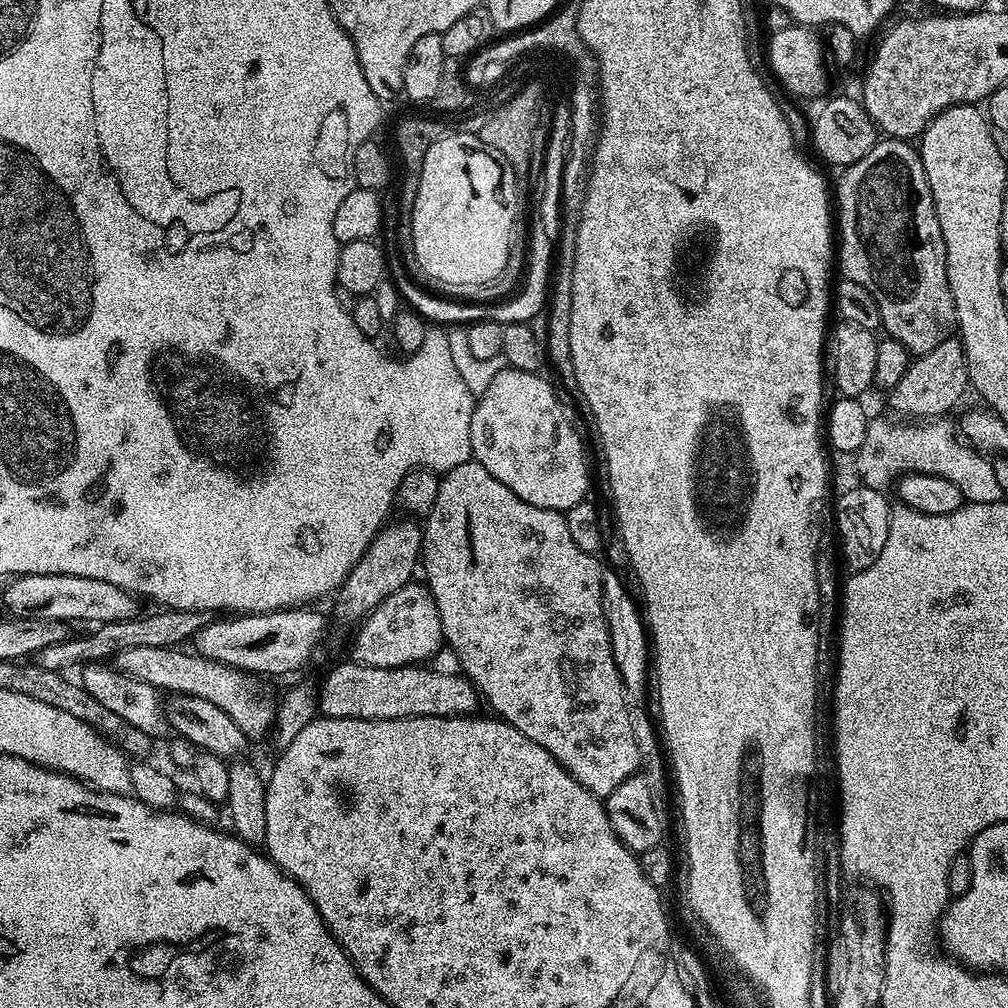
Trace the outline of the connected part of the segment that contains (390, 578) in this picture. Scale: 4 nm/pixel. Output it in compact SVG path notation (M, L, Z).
M403 518L385 523L376 533L362 558L337 589L334 612L342 622L359 623L395 590L411 583L422 552L422 528L415 519Z

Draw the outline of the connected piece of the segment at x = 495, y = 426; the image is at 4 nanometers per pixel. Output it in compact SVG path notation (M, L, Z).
M507 366L501 367L501 372L493 378L488 384L488 389L484 393L479 393L478 399L475 401L472 417L466 426L466 444L472 447L471 455L477 464L486 466L486 470L490 470L490 474L494 474L494 478L498 478L498 482L502 482L502 486L506 486L510 490L514 490L514 494L518 494L518 498L522 498L522 502L530 502L530 506L538 506L539 508L549 508L555 512L565 513L570 506L581 504L589 495L588 493L588 460L584 457L584 444L580 441L580 436L576 433L574 425L568 421L568 416L564 413L564 408L560 405L560 400L556 397L556 392L552 389L552 384L548 380L543 380L543 375L534 372L523 372L517 368Z

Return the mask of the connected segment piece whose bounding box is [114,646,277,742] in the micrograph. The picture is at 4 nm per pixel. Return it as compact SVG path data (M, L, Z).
M134 646L130 650L122 650L114 657L114 667L130 678L149 683L161 693L181 692L181 697L184 698L192 697L212 702L234 720L235 725L249 741L255 742L259 736L269 735L277 705L260 689L261 681L255 675L202 658L191 651L182 651L186 650L179 647Z

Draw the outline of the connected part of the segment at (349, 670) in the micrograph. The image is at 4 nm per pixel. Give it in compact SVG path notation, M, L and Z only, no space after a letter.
M347 662L348 664L340 664L337 668L332 668L328 672L328 677L324 681L319 681L318 697L319 711L324 716L336 716L338 718L354 718L357 722L361 720L397 720L398 718L410 718L411 716L466 716L477 711L476 700L478 704L478 693L476 687L469 682L467 676L463 674L455 674L451 676L448 672L431 672L428 666L405 666L403 668L375 668L374 666L366 666L355 662Z

